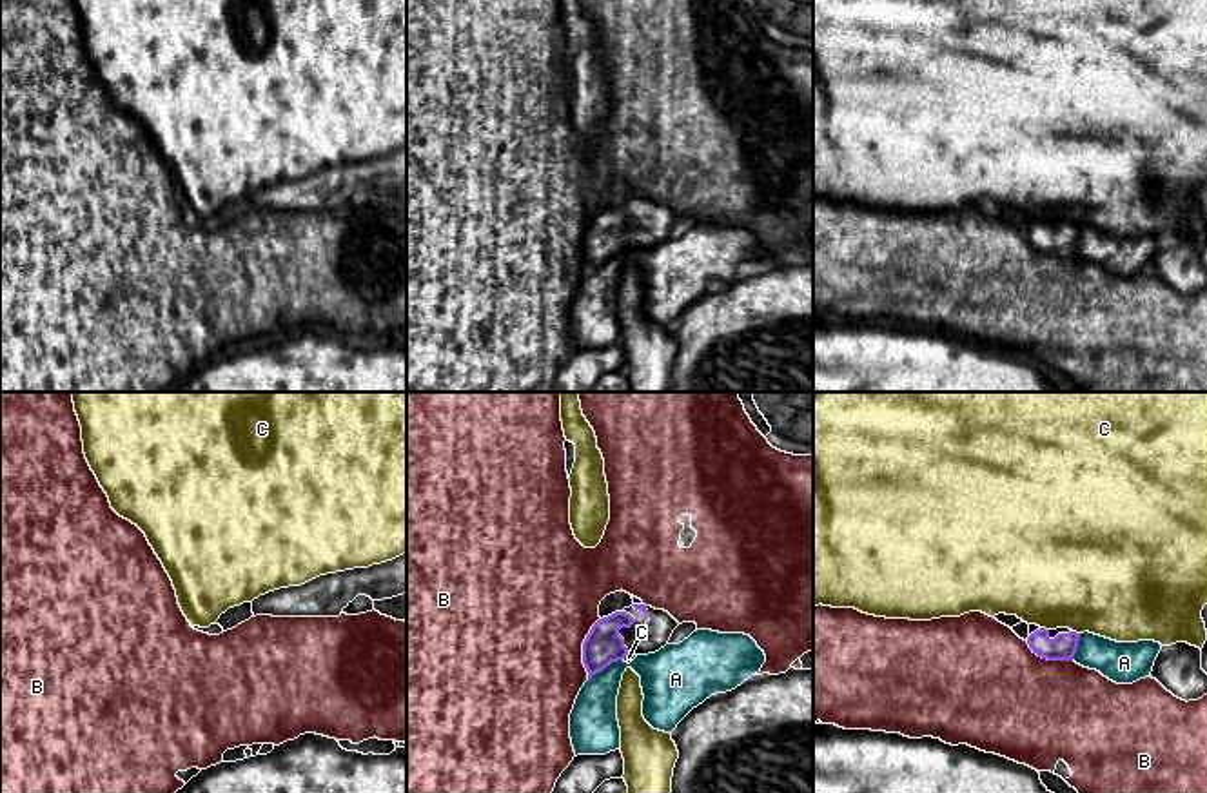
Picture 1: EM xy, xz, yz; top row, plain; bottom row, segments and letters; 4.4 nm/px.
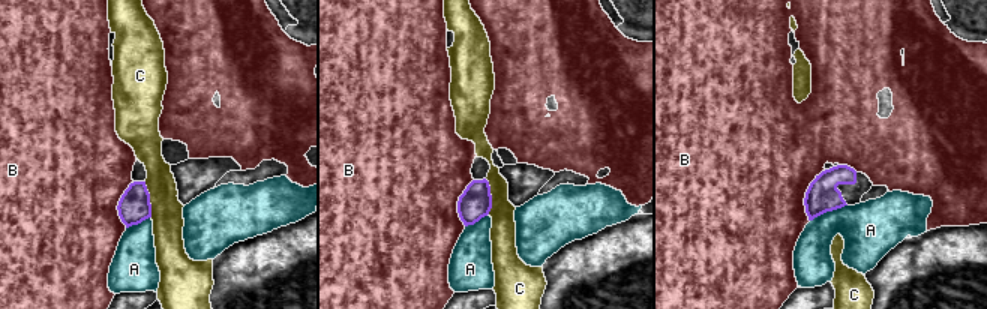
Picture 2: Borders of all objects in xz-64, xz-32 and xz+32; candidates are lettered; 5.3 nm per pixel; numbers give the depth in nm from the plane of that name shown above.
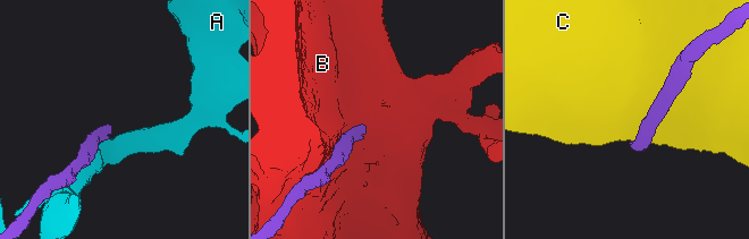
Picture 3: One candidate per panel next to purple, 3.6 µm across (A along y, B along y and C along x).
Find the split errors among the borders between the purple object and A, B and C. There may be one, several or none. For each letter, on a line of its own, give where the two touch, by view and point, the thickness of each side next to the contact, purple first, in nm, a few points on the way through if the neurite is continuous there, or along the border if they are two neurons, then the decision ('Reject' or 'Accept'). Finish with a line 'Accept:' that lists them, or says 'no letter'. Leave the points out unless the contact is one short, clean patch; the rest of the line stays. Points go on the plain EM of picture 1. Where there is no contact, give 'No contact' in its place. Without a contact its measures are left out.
A: Touches purple at xz (605, 260). Thickness 170 nm (purple) against 200 nm. Reject
B: Touches purple at xz (583, 240). Thickness 170 nm (purple) against 500 nm. Reject
C: Touches purple at yz (1044, 222). Thickness 110 nm (purple) against 480 nm. Reject
Accept: no letter

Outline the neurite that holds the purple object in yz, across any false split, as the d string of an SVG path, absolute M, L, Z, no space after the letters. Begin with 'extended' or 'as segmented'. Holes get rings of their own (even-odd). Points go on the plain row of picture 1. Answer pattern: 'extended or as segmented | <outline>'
extended | M1029 218L1027 238L1042 252L1073 254L1078 241L1080 227L1069 221L1045 223Z

